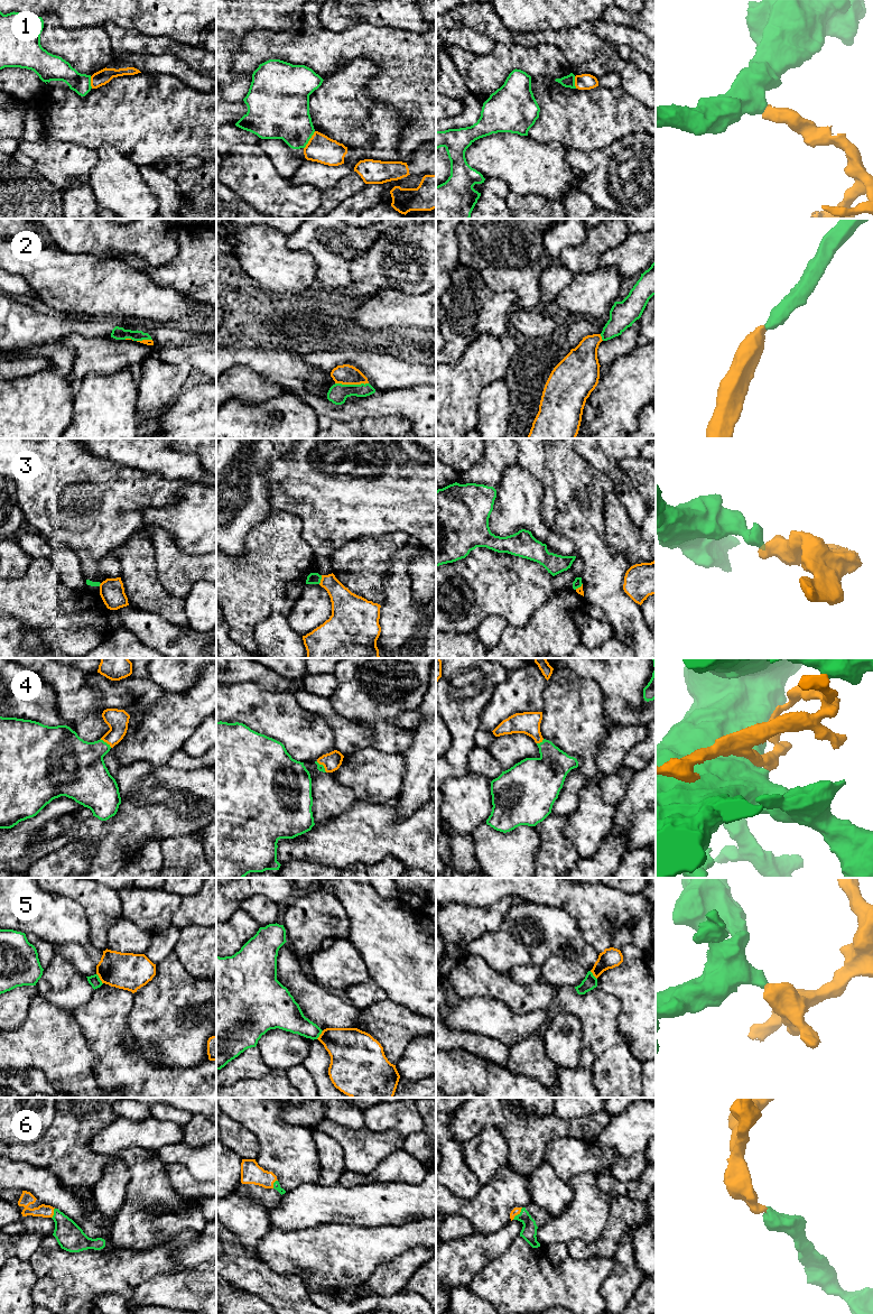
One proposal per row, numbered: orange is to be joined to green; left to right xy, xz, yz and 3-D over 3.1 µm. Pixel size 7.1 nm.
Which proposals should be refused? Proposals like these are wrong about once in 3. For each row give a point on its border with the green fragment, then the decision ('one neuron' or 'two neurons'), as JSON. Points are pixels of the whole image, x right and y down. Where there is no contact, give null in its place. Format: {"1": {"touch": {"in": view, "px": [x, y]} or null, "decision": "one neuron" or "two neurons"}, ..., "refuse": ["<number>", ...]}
{"1": {"touch": {"in": "xz", "px": [308, 140]}, "decision": "two neurons"}, "2": {"touch": {"in": "xz", "px": [352, 385]}, "decision": "one neuron"}, "3": {"touch": {"in": "xz", "px": [321, 579]}, "decision": "two neurons"}, "4": {"touch": {"in": "xy", "px": [105, 742]}, "decision": "one neuron"}, "5": {"touch": {"in": "xy", "px": [99, 979]}, "decision": "two neurons"}, "6": {"touch": {"in": "yz", "px": [518, 1214]}, "decision": "one neuron"}, "refuse": ["1", "3", "5"]}

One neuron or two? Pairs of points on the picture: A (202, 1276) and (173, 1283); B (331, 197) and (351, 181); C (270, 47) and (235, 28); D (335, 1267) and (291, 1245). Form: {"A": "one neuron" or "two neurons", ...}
{"A": "one neuron", "B": "one neuron", "C": "two neurons", "D": "one neuron"}

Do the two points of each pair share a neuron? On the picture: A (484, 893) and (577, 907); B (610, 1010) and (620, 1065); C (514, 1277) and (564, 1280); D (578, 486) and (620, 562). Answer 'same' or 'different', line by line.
A: same
B: same
C: same
D: same

